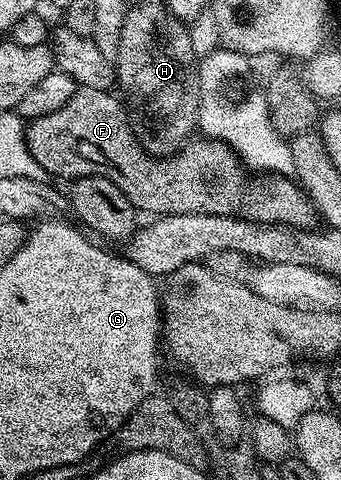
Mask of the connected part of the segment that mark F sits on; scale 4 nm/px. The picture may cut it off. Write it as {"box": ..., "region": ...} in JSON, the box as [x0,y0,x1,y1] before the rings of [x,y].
{"box":[26,87,318,229],"region":[[[104,87],[77,88],[73,97],[62,107],[50,111],[49,114],[31,118],[26,125],[26,136],[28,151],[43,172],[45,169],[56,177],[68,177],[67,179],[86,175],[110,179],[110,183],[119,187],[126,195],[126,199],[130,199],[130,203],[141,214],[226,213],[249,221],[259,221],[261,225],[293,225],[295,229],[311,229],[318,221],[312,200],[291,176],[268,175],[263,178],[265,181],[251,181],[247,177],[249,174],[242,168],[241,159],[235,150],[220,140],[189,140],[179,150],[180,161],[161,159],[149,153],[126,112],[126,105],[123,105],[114,94],[107,93]]]}

